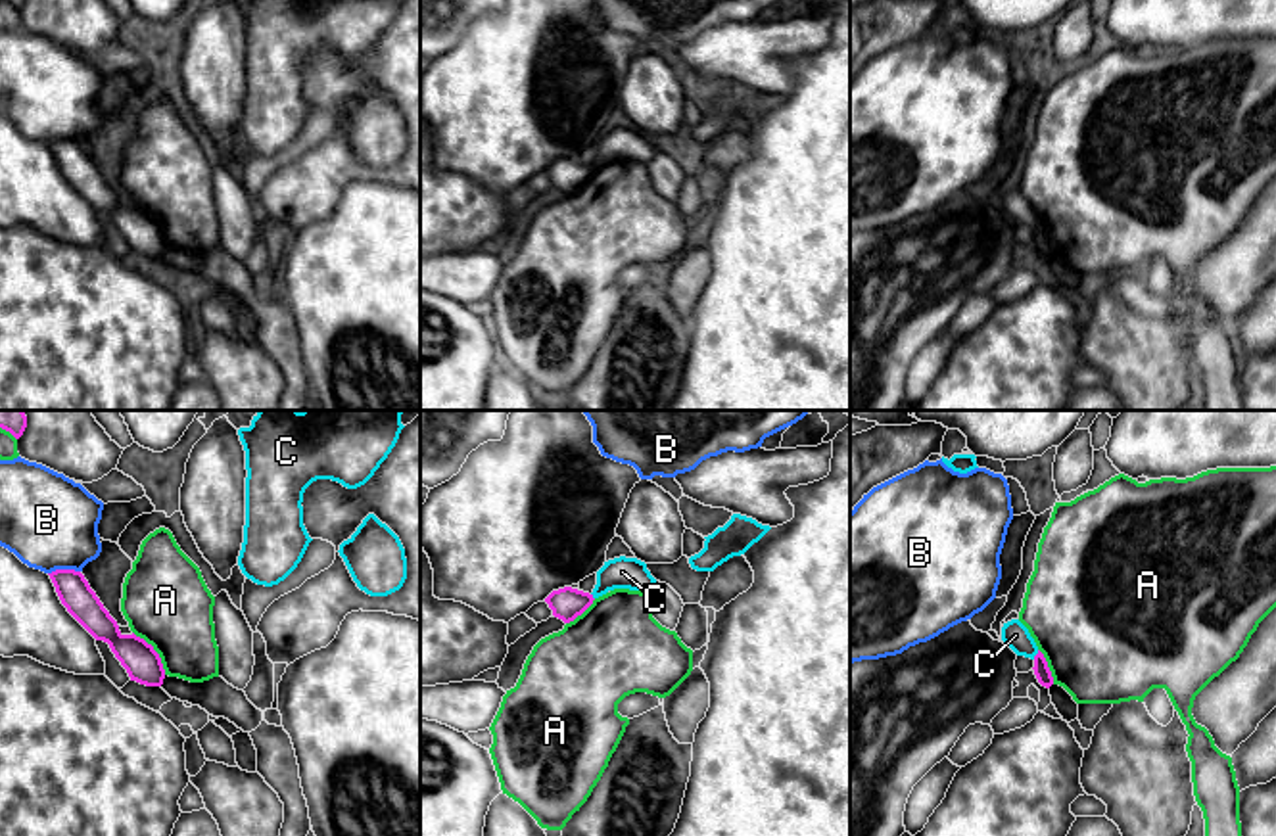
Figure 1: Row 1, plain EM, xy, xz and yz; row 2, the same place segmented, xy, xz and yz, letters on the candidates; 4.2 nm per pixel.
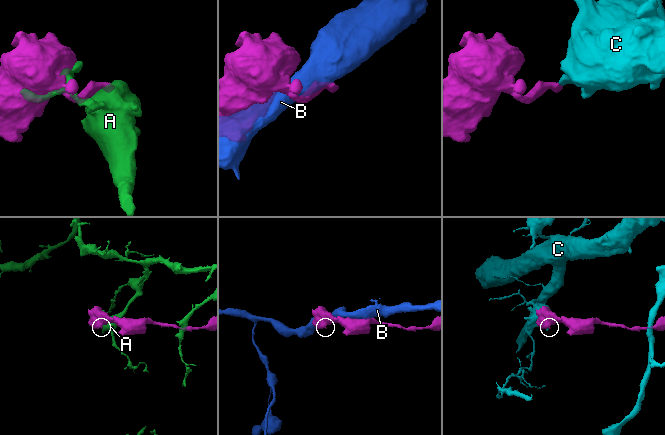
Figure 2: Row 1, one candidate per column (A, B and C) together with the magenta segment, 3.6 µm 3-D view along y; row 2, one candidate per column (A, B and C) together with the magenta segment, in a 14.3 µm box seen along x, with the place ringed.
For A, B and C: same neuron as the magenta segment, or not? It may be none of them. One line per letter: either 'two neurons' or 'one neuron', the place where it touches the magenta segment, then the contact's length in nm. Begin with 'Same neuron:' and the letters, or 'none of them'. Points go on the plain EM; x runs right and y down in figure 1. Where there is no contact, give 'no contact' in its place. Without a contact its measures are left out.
Same neuron: none of them
A: two neurons | xy (154, 221) | 240 nm
B: two neurons | xy (64, 140) | 140 nm
C: two neurons | yz (1037, 225) | 50 nm

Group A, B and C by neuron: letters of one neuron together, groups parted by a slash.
A / B / C

